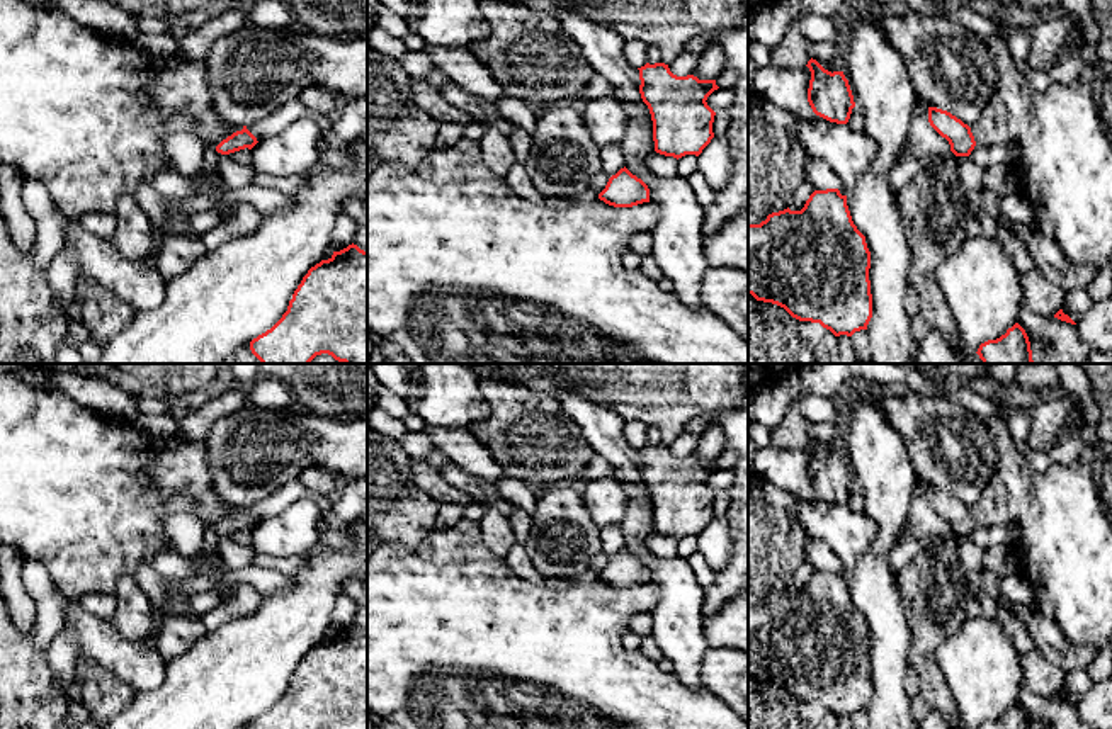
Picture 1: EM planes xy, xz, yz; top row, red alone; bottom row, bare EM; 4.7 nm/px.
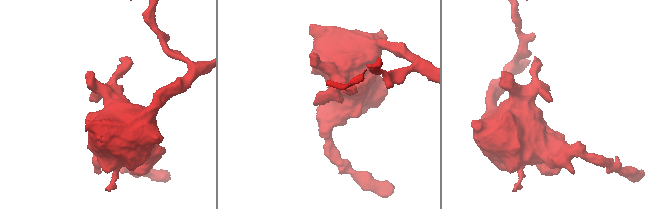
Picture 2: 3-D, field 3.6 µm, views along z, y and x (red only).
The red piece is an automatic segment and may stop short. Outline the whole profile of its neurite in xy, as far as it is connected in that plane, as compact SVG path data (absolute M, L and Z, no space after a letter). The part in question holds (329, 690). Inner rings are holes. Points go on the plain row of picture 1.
M352 624L311 647L287 692L250 729L367 729L367 632Z

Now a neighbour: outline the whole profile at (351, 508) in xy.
M367 478L342 483L338 500L325 517L326 528L347 530L352 525L367 525Z

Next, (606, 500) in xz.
M597 478L578 486L588 515L599 528L621 525L626 517L627 494L614 478Z

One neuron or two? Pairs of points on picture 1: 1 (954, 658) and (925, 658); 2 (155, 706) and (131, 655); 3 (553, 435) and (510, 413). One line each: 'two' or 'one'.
1: two
2: two
3: one

